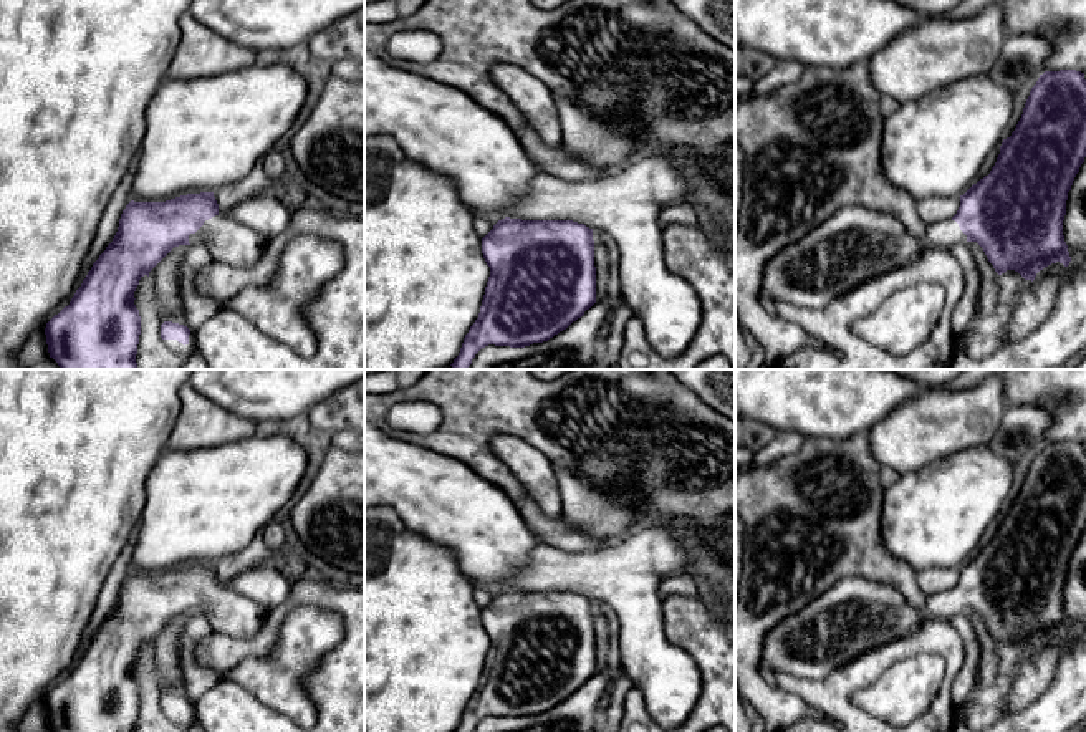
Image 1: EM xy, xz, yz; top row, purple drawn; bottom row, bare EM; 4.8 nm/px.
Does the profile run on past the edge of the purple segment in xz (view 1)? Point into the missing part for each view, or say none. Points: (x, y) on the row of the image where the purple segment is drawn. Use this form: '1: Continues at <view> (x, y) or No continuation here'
1: No continuation here

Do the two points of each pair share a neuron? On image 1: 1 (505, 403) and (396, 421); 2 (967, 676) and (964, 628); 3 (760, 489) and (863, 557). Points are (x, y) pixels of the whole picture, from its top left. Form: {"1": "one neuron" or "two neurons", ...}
{"1": "two neurons", "2": "one neuron", "3": "one neuron"}

